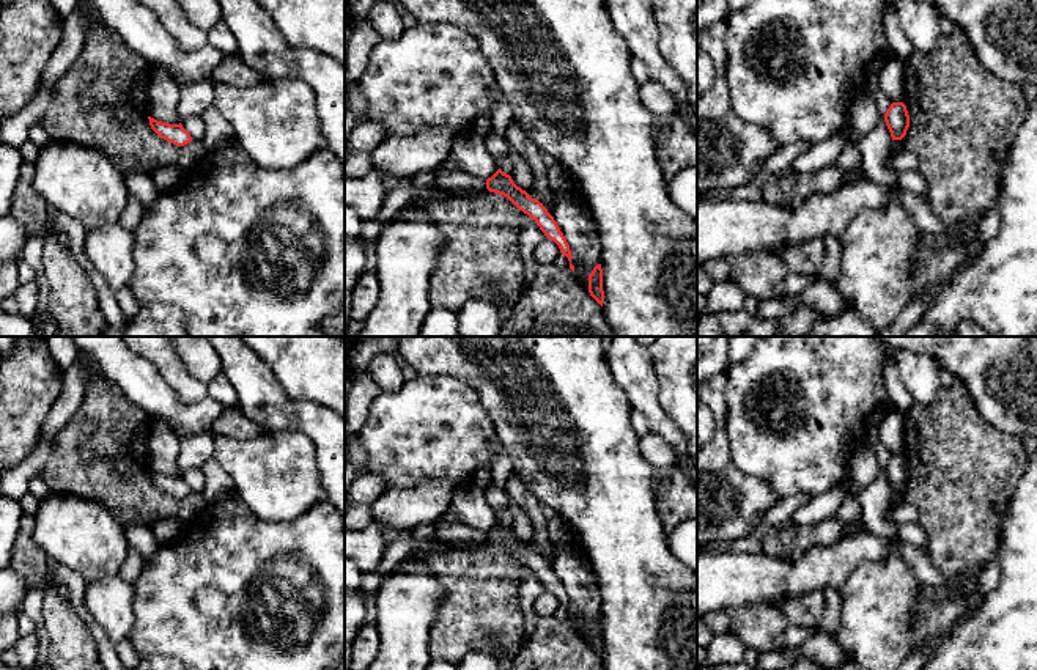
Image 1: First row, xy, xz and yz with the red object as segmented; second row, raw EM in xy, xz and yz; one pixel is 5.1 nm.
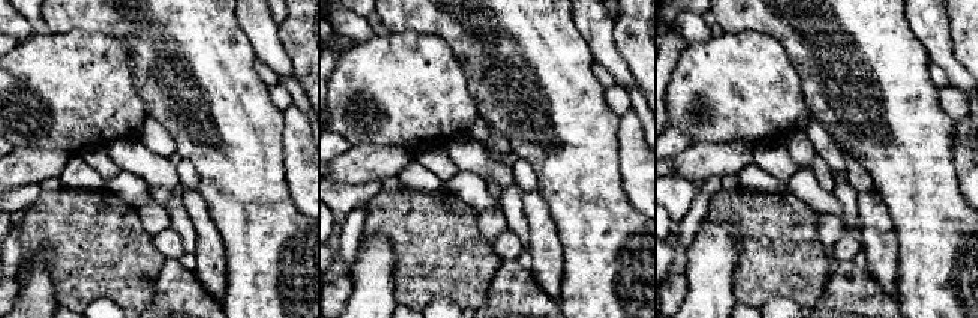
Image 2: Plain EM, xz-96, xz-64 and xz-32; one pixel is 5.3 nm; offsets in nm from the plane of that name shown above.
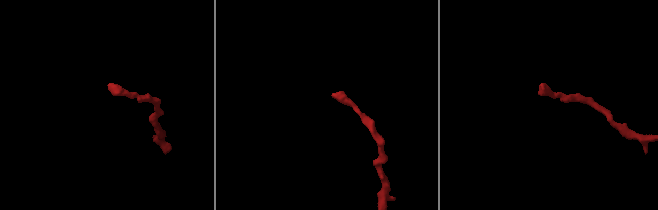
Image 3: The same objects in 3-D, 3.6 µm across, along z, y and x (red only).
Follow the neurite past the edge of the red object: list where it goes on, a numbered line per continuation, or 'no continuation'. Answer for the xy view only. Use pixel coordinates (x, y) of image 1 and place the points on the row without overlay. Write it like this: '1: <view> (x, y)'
no continuation

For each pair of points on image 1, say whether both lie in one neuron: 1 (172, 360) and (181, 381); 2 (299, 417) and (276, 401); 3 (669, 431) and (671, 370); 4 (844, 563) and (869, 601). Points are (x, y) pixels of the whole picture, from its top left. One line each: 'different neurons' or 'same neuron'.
1: same neuron
2: same neuron
3: different neurons
4: different neurons

